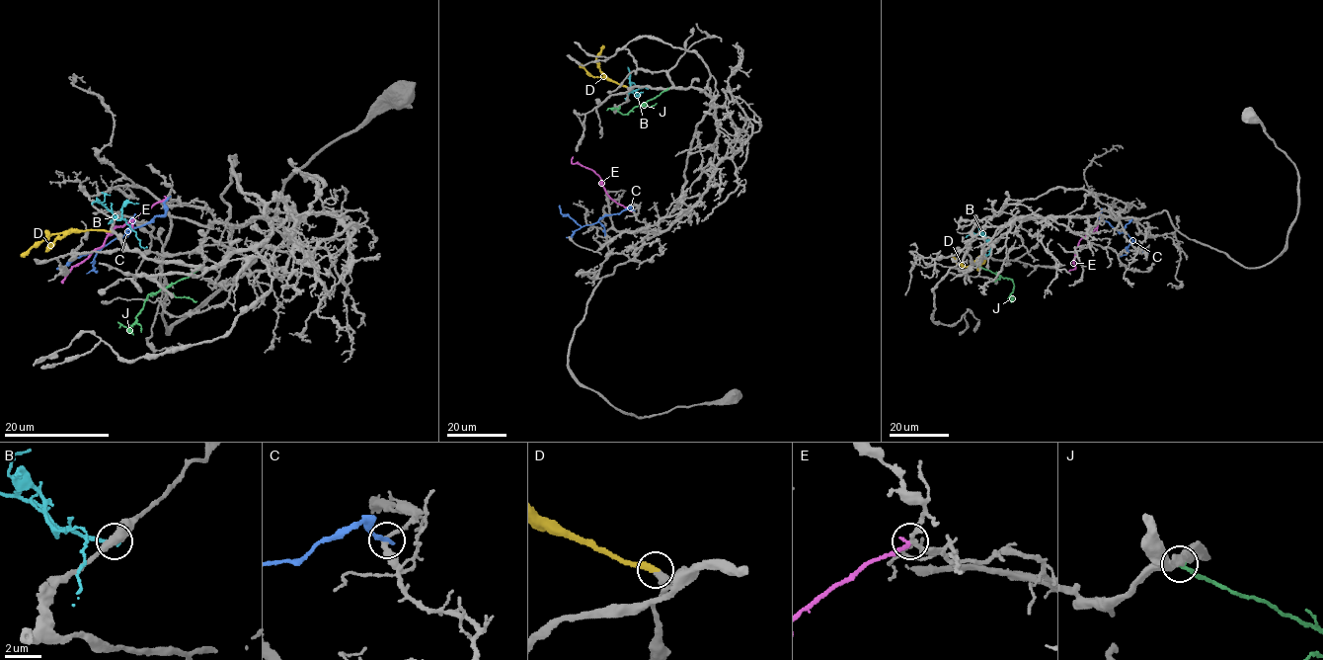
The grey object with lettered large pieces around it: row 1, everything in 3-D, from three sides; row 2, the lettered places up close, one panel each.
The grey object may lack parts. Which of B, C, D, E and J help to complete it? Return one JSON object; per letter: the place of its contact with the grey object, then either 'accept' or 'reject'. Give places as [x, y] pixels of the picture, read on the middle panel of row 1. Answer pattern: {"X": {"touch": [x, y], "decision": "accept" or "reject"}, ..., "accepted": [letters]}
{"B": {"touch": [626, 98], "decision": "reject"}, "C": {"touch": [633, 210], "decision": "reject"}, "D": {"touch": [627, 87], "decision": "accept"}, "E": {"touch": [632, 211], "decision": "reject"}, "J": {"touch": [668, 89], "decision": "reject"}, "accepted": ["D"]}

